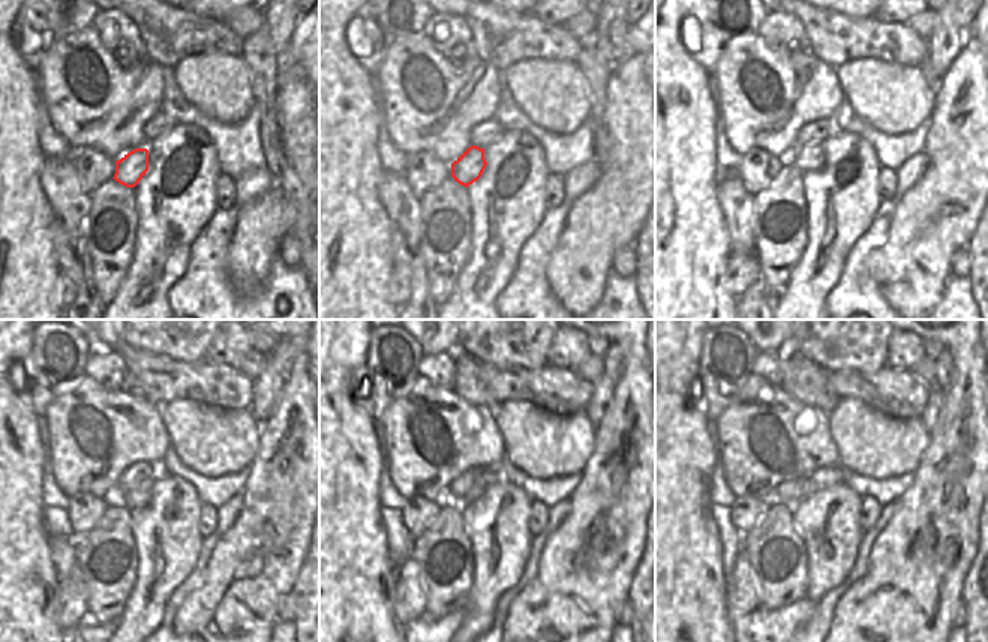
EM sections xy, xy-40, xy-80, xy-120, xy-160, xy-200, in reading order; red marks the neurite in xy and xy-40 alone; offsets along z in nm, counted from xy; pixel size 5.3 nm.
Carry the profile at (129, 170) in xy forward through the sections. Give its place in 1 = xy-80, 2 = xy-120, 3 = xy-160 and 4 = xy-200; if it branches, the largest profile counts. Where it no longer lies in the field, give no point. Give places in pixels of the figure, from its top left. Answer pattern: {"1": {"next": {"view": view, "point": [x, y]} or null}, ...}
{"1": {"next": {"view": "xy-80", "point": [808, 159]}}, "2": {"next": {"view": "xy-120", "point": [138, 497]}}, "3": {"next": {"view": "xy-160", "point": [488, 476]}}, "4": {"next": {"view": "xy-200", "point": [829, 476]}}}

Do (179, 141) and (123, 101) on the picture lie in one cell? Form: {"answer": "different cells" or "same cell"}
{"answer": "different cells"}

